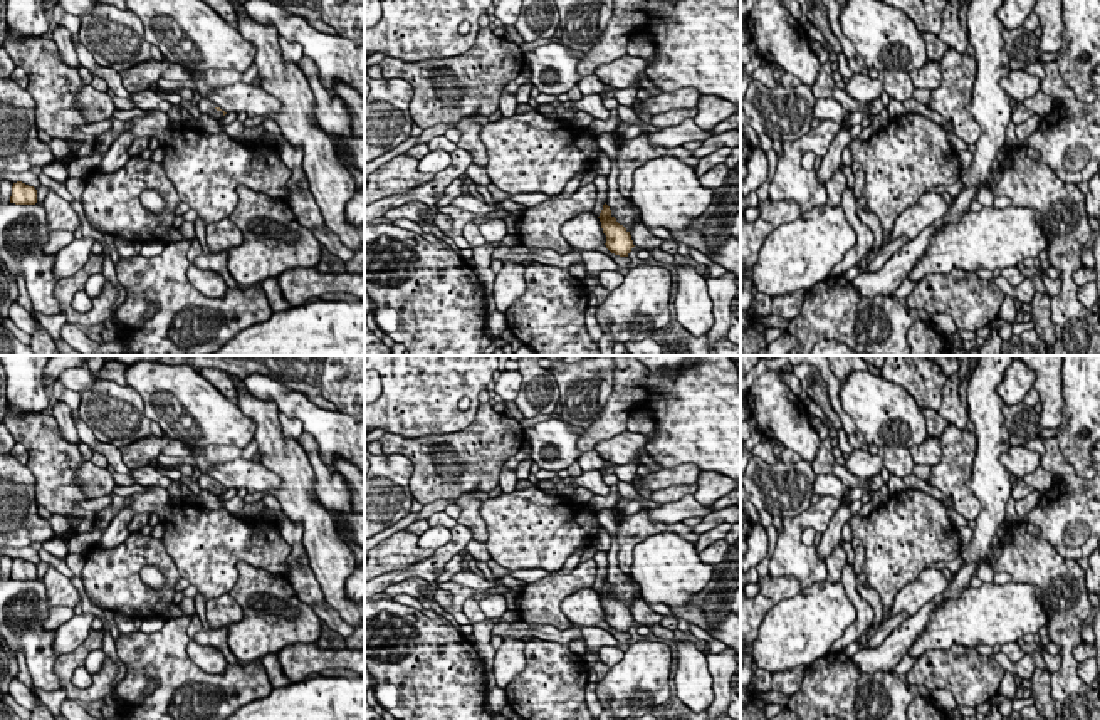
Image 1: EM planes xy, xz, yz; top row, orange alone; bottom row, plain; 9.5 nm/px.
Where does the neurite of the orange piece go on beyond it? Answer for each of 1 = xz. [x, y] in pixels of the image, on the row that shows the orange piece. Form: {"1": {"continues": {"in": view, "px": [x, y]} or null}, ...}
{"1": {"continues": null}}

